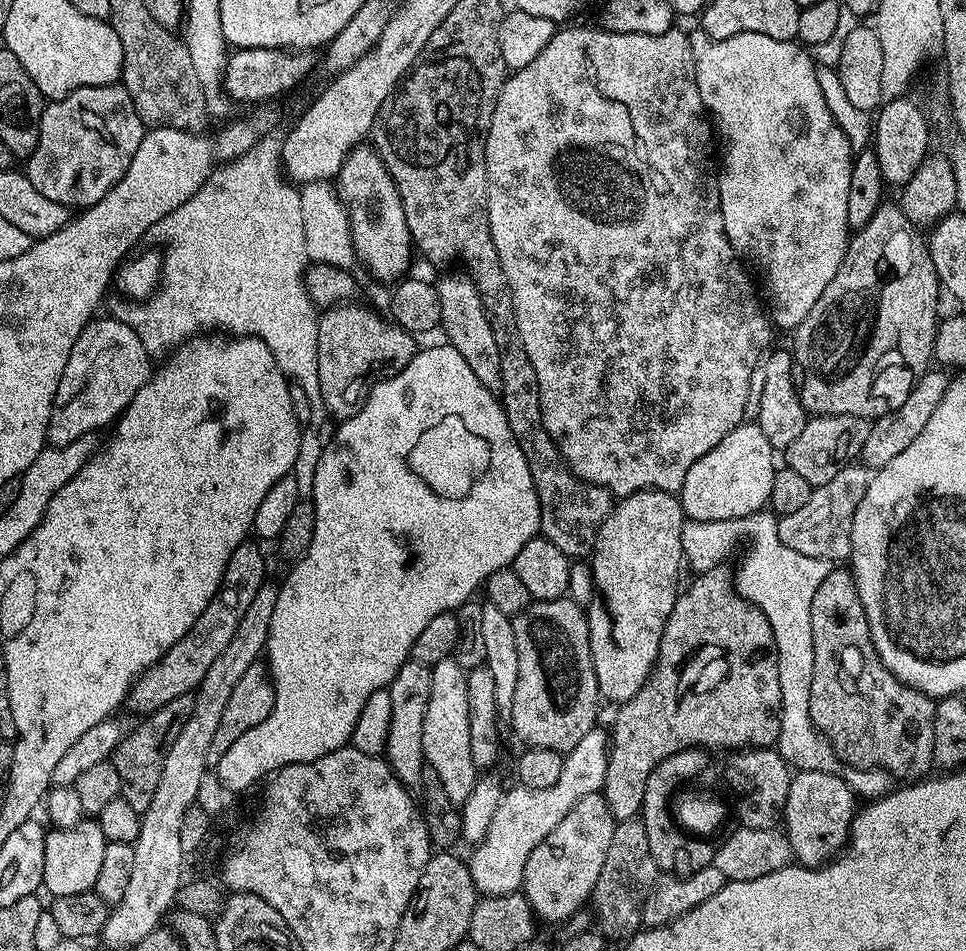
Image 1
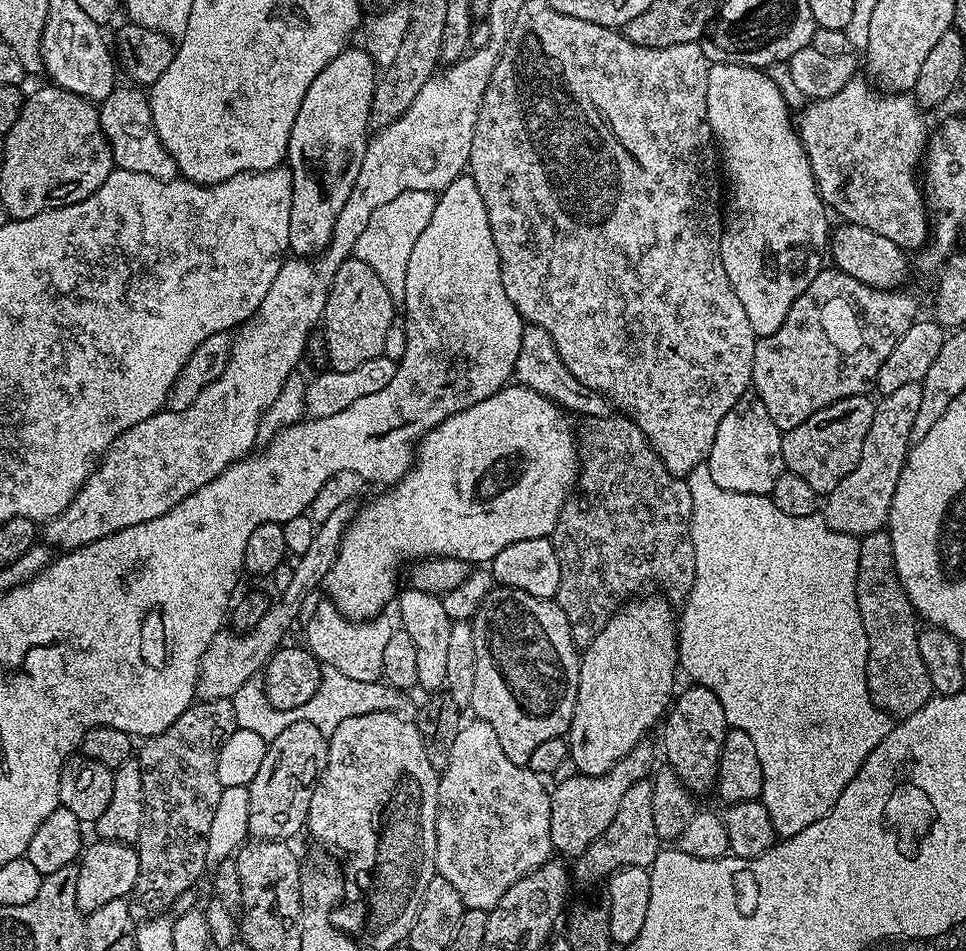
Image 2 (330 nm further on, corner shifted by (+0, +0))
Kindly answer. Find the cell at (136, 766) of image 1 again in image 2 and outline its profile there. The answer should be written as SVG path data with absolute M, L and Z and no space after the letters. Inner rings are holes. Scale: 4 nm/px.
M200 700L185 710L162 734L147 737L139 745L138 759L142 770L144 791L144 825L140 831L138 851L140 873L131 899L148 914L164 914L175 905L178 894L196 888L196 879L206 871L206 834L224 787L218 782L218 754L231 732L235 732L234 706L231 700Z

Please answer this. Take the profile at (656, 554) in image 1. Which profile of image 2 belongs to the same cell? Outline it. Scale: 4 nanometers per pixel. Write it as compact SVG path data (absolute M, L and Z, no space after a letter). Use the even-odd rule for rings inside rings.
M641 595L639 598L633 598L619 608L610 618L610 622L606 622L606 626L602 626L602 630L589 642L583 649L580 657L580 673L578 674L578 698L574 706L574 718L568 727L568 755L575 766L577 773L582 776L601 776L606 774L613 768L622 758L626 758L626 754L630 754L630 750L634 750L645 739L644 736L652 727L659 725L663 721L673 699L674 691L672 687L676 684L676 672L678 676L678 616L674 611L673 605L669 603L663 595L656 596Z

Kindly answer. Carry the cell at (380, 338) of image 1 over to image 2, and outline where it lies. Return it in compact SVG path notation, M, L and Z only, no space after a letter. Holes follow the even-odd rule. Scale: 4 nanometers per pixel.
M349 258L338 266L338 274L334 274L328 291L322 321L324 352L332 363L329 364L331 371L354 370L354 366L362 366L362 362L384 355L386 330L390 330L390 322L394 319L392 308L394 302L386 286L382 286L382 278L378 278L366 262Z

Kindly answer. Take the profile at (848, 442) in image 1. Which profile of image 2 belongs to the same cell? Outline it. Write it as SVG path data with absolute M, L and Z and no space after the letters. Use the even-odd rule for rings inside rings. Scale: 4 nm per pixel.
M867 395L842 398L818 414L810 414L802 426L782 435L782 458L787 471L798 474L817 494L827 494L858 466L862 458L862 445L870 434L870 422L874 422L875 403Z

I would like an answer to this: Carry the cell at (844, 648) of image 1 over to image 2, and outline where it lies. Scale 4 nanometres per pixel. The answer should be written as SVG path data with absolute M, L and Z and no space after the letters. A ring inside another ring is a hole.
M886 530L871 532L860 540L858 550L858 614L862 614L862 626L868 639L868 689L872 700L879 708L893 718L903 718L922 710L934 693L926 662L918 650L918 617L894 566L894 546L890 546L890 534Z

